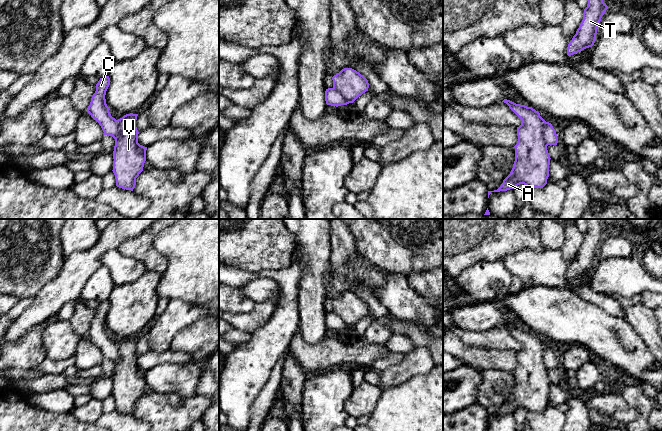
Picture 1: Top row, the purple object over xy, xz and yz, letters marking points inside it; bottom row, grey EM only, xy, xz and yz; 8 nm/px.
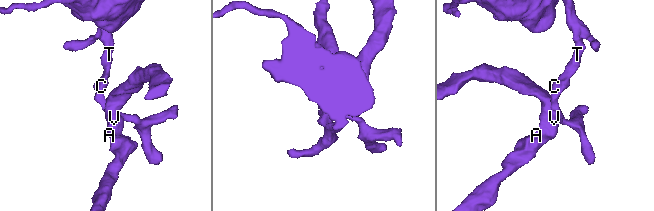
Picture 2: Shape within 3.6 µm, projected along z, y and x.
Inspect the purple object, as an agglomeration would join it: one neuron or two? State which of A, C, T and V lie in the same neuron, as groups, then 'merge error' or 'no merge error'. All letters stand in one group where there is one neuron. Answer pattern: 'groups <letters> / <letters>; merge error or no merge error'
groups A V / C T; merge error

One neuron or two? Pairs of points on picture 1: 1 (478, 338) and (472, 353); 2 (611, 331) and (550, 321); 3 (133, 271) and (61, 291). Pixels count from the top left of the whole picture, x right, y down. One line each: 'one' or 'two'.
1: two
2: one
3: two

